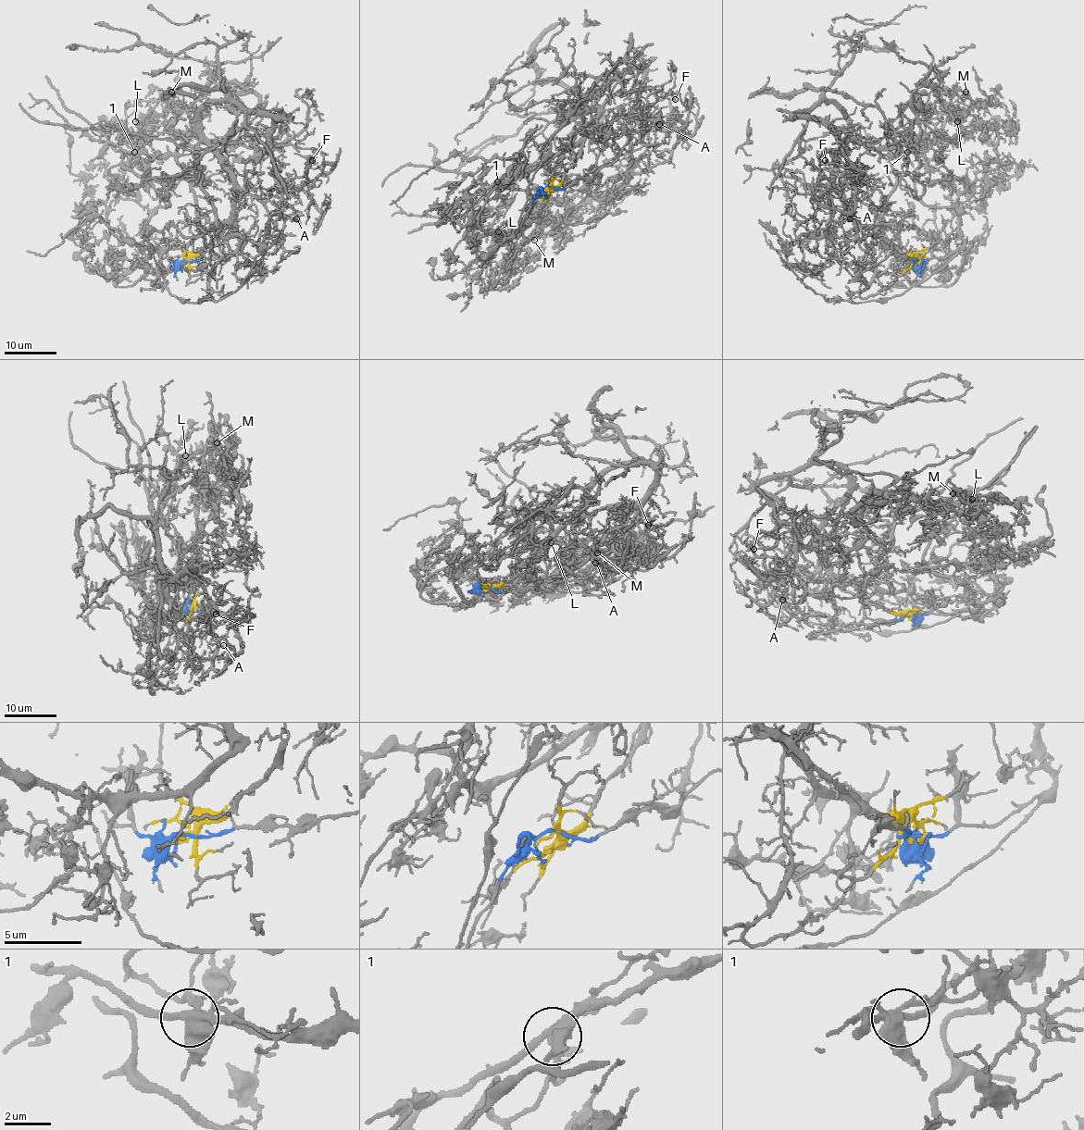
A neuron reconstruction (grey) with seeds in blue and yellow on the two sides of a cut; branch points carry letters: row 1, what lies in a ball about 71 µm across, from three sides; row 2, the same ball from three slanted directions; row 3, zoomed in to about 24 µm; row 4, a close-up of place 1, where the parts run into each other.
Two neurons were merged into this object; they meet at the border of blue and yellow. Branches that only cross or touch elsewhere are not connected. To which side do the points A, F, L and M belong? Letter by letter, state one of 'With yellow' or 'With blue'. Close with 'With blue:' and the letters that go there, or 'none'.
A: With yellow
F: With yellow
L: With blue
M: With blue
With blue: L, M

